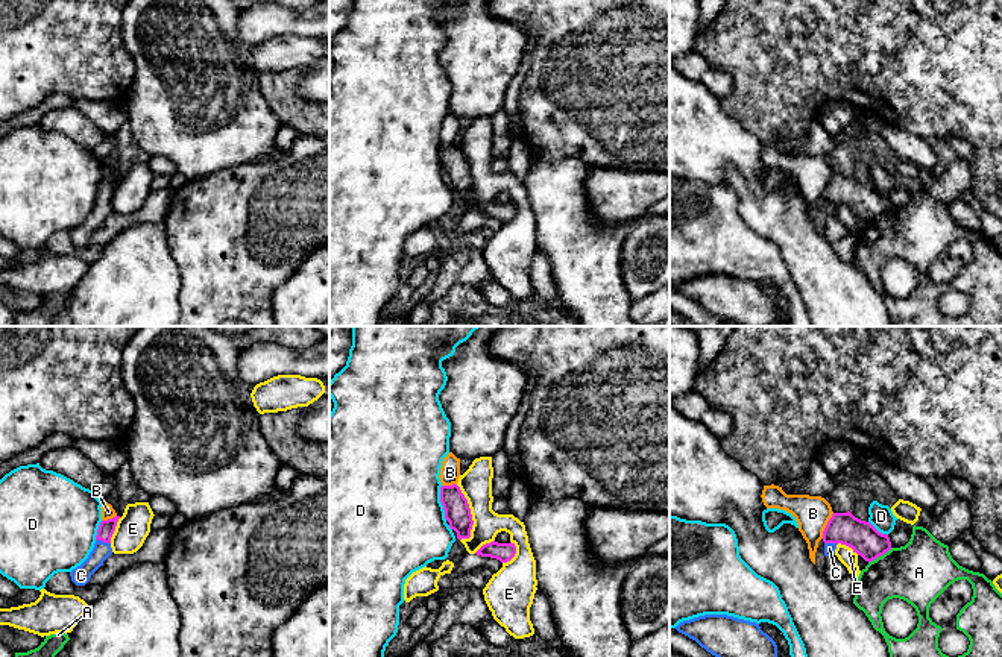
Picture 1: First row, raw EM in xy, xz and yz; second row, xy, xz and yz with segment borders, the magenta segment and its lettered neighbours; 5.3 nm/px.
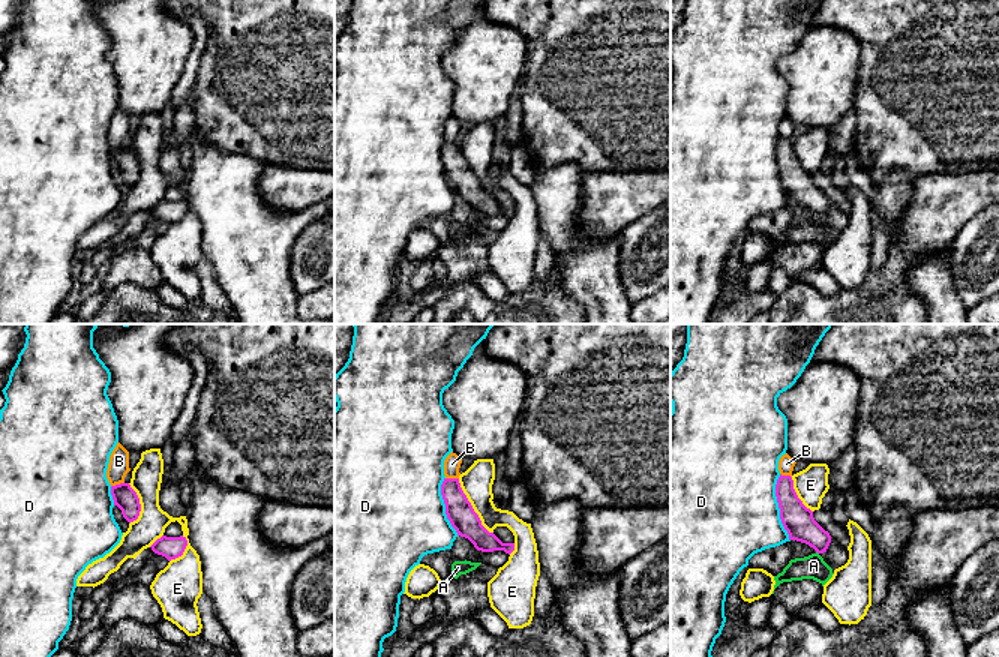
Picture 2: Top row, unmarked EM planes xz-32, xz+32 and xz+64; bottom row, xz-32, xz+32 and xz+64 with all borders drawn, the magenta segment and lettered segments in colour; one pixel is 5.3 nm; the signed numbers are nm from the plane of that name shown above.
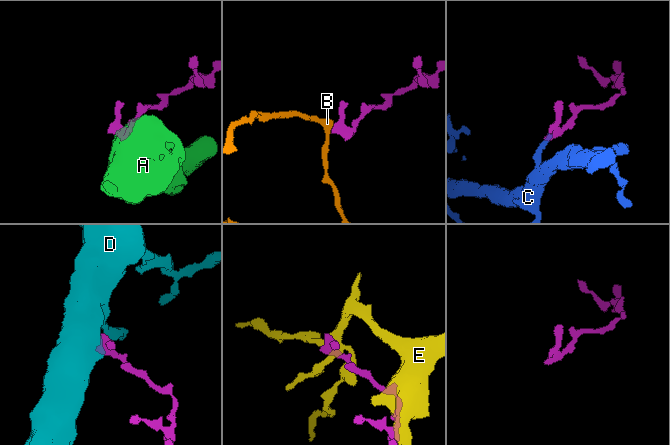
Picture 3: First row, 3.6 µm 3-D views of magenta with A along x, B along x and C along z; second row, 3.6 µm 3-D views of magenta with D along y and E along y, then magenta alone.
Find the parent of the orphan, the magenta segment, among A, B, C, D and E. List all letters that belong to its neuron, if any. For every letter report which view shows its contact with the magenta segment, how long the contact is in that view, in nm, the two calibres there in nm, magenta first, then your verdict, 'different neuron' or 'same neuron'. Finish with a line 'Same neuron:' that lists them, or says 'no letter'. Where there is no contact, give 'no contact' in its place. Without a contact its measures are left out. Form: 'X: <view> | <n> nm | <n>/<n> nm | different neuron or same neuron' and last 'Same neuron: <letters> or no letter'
A: yz | 150 nm | 170/320 nm | different neuron
B: yz | 150 nm | 170/190 nm | different neuron
C: xy | 80 nm | 90/100 nm | same neuron
D: xz | 190 nm | 140/500 nm | different neuron
E: xz | 300 nm | 140/170 nm | different neuron
Same neuron: C

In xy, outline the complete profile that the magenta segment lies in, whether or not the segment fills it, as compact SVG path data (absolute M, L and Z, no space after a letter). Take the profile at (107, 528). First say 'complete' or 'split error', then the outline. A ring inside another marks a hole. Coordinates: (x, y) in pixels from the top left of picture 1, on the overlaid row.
split error | M120 516L102 520L97 530L96 543L88 558L70 572L71 581L76 586L85 586L91 575L103 564L112 554L111 537L115 531Z

